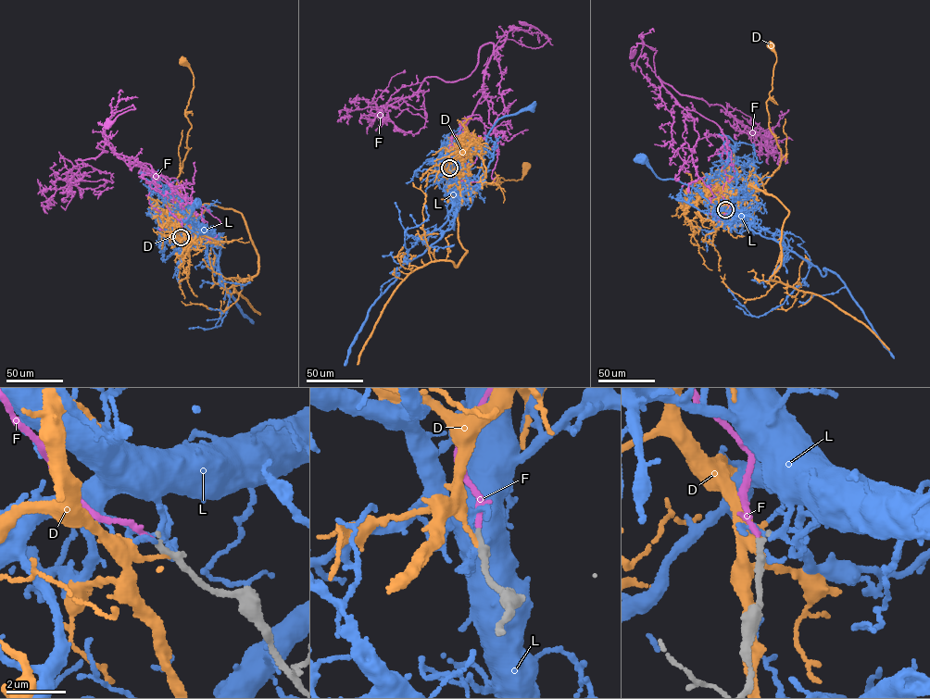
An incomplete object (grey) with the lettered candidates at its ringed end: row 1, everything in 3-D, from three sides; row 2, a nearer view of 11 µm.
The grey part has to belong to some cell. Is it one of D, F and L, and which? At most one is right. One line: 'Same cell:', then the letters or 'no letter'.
Same cell: F

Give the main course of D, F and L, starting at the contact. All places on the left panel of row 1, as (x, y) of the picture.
D: (181, 237), (176, 180), (187, 150), (192, 125), (185, 113), (194, 87), (183, 59)
F: (181, 237), (169, 219), (173, 203), (140, 164), (120, 157), (105, 140), (112, 116), (133, 105), (109, 124)
L: (181, 237), (194, 231), (204, 234), (205, 229), (182, 219), (185, 221), (196, 204)

